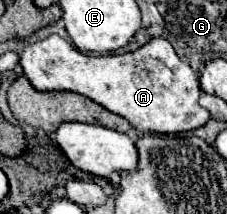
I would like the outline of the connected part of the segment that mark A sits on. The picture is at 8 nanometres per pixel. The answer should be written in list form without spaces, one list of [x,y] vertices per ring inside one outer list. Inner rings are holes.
[[[57,34],[25,46],[19,60],[27,80],[41,92],[71,90],[91,98],[113,114],[123,116],[139,132],[177,134],[203,126],[209,112],[199,106],[201,88],[189,64],[177,58],[165,38],[153,38],[127,54],[87,56]]]

